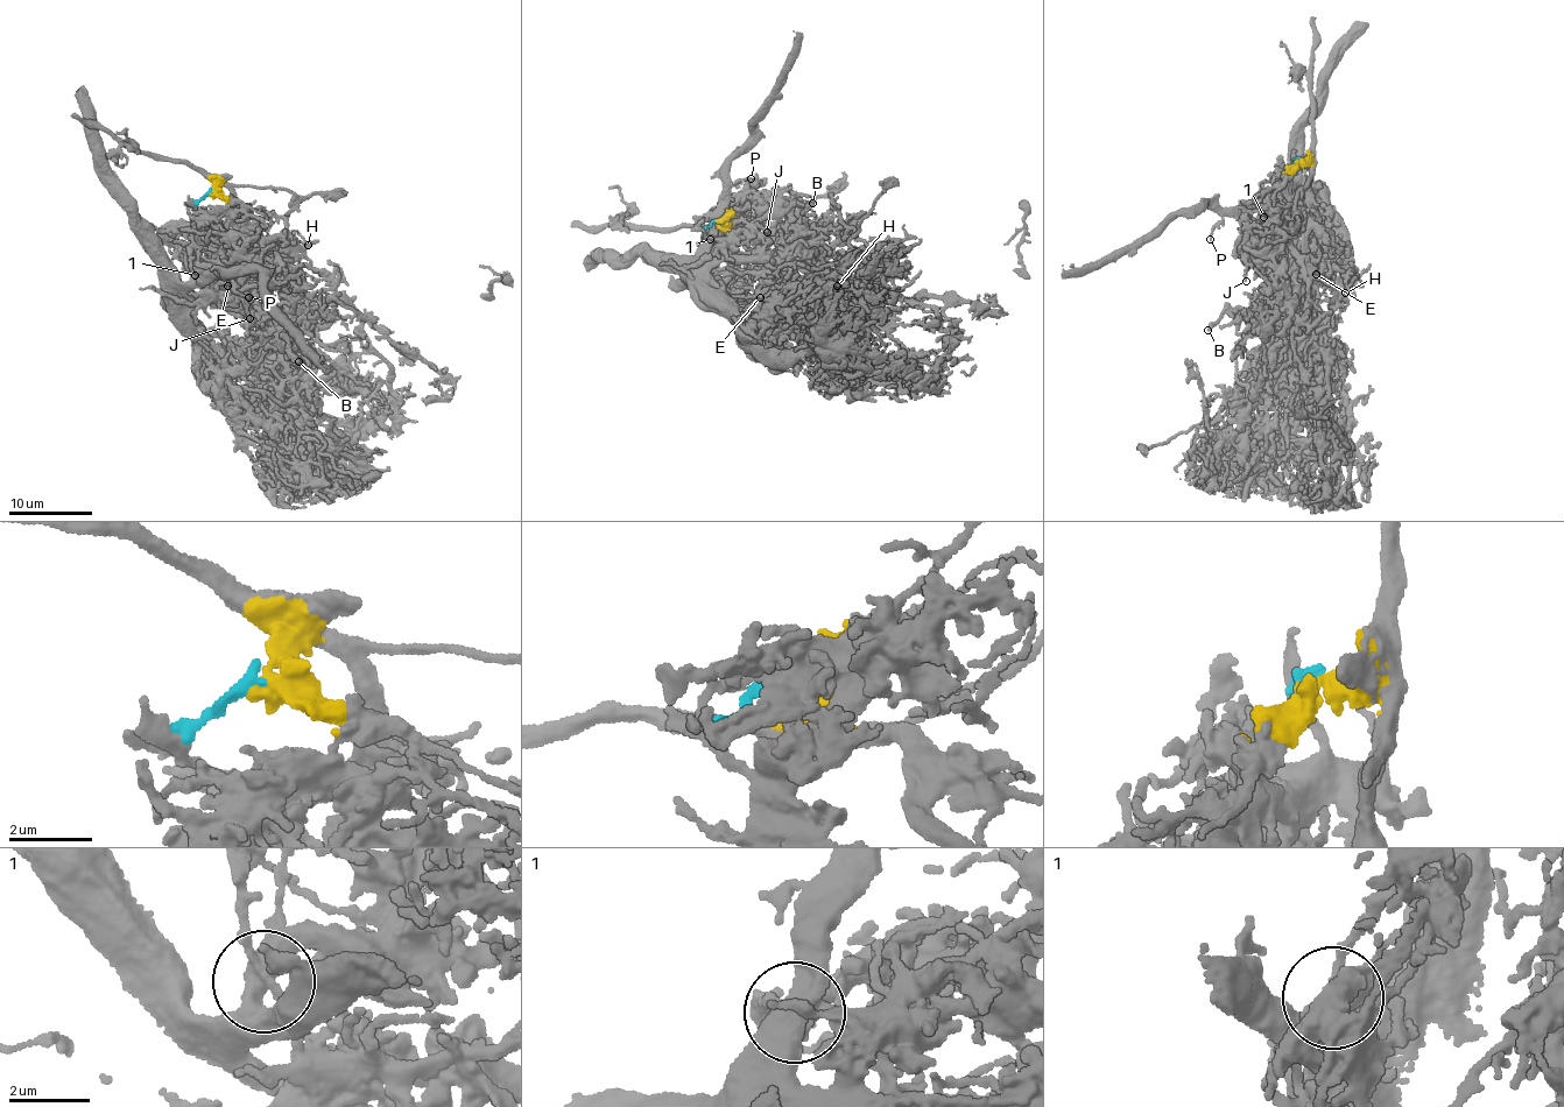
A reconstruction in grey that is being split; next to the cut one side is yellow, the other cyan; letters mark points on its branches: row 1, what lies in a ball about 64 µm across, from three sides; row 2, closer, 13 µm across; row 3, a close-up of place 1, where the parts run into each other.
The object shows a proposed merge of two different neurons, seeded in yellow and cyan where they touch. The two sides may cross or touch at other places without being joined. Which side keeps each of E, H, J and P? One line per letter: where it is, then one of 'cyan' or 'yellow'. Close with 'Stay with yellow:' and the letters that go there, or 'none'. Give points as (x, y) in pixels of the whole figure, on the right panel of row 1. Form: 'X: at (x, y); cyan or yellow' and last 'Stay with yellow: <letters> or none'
E: at (1316, 274); cyan
H: at (1345, 293); cyan
J: at (1246, 281); cyan
P: at (1210, 239); cyan
Stay with yellow: none

